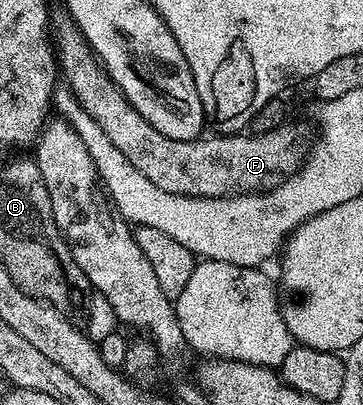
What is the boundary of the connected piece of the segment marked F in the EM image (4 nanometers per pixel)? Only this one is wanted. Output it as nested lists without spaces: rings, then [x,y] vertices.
[[[64,18],[57,28],[55,25],[54,44],[58,49],[59,71],[63,77],[65,74],[67,87],[75,94],[79,104],[98,122],[102,130],[106,130],[110,142],[114,142],[114,146],[118,146],[118,150],[126,154],[126,159],[130,161],[130,166],[134,166],[134,170],[146,174],[146,178],[150,178],[154,186],[170,194],[222,198],[223,196],[249,196],[251,192],[269,192],[271,188],[276,188],[283,180],[289,180],[295,172],[299,172],[310,155],[314,143],[313,133],[312,136],[308,133],[306,125],[292,124],[293,122],[285,122],[280,128],[255,134],[211,134],[212,136],[205,135],[198,140],[166,138],[166,134],[162,134],[162,130],[154,130],[154,126],[150,126],[150,122],[146,122],[146,118],[142,118],[142,114],[134,110],[126,94],[118,90],[118,86],[108,77],[96,53],[92,51],[86,38],[71,19]]]

